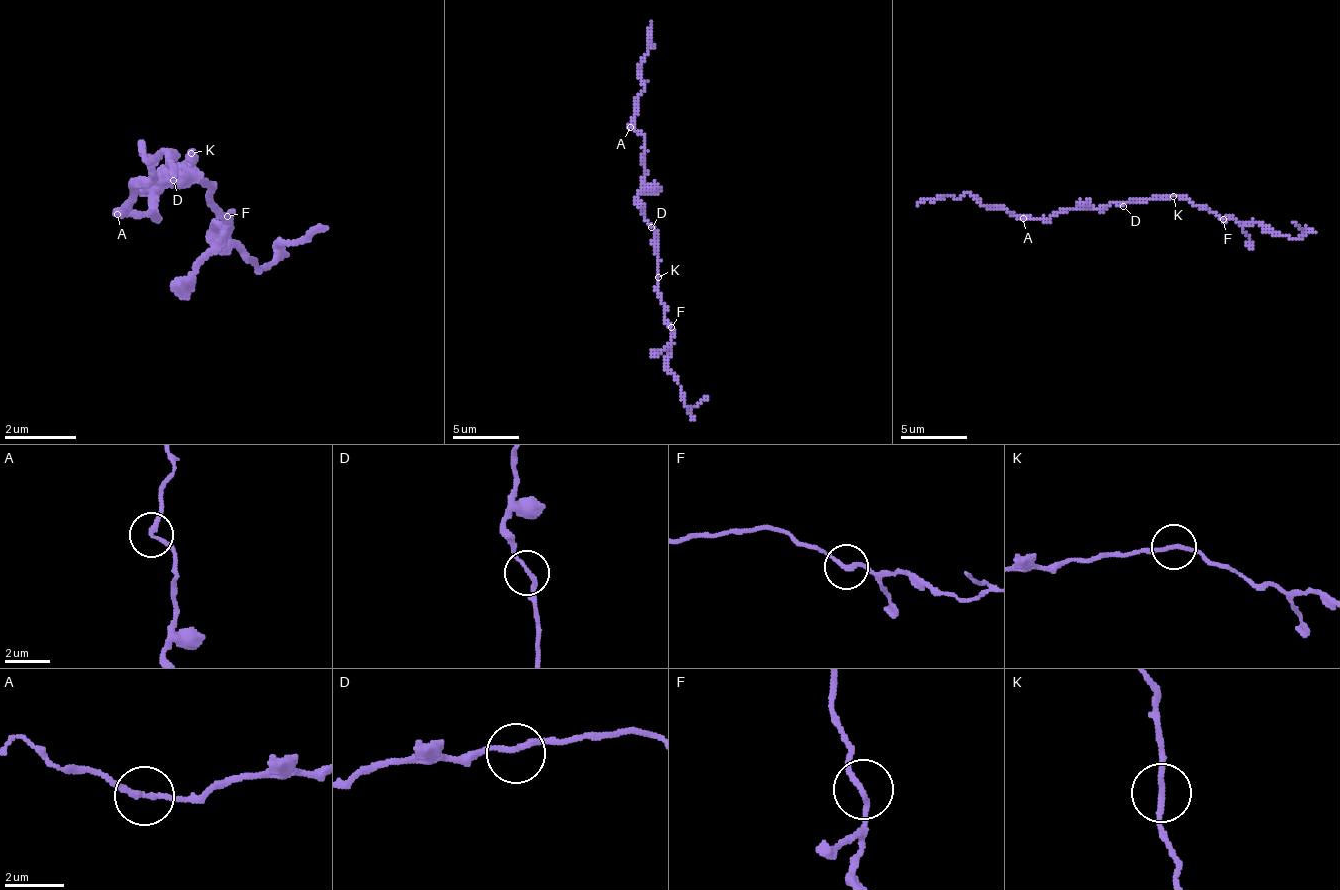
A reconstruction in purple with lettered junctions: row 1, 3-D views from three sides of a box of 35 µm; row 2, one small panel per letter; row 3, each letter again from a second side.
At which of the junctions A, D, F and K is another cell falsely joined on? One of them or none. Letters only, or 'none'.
none

